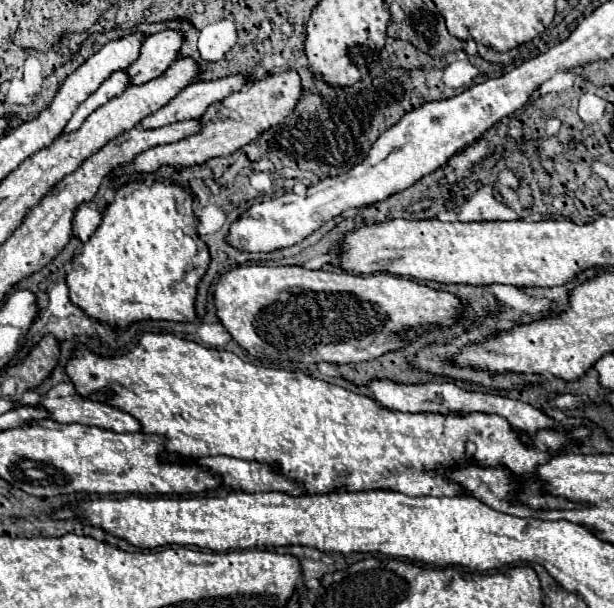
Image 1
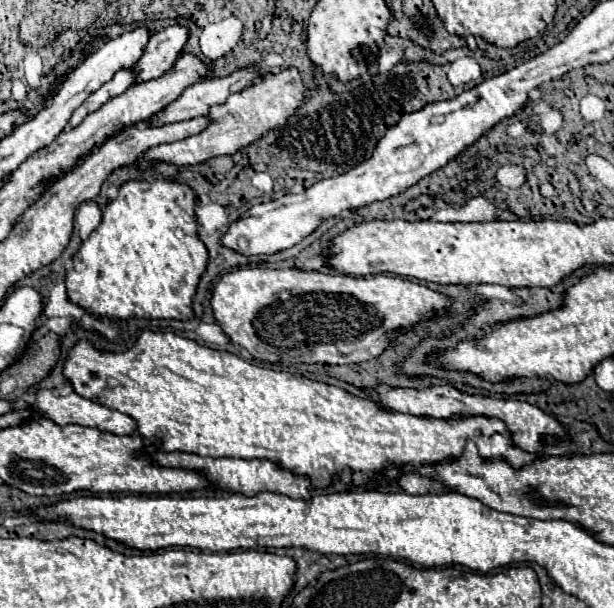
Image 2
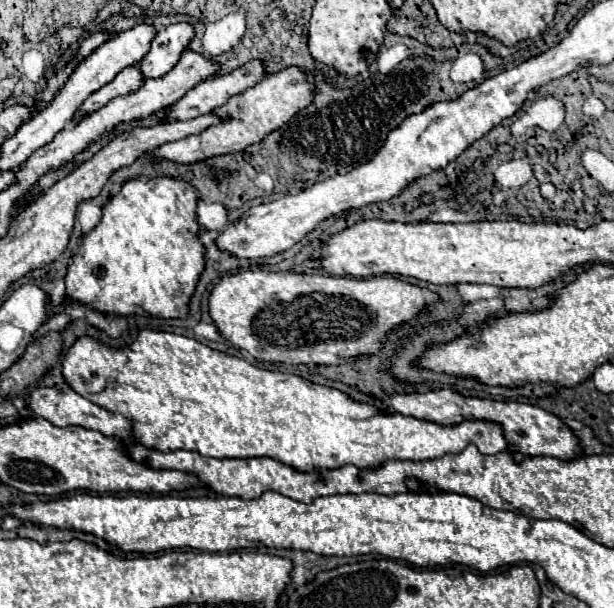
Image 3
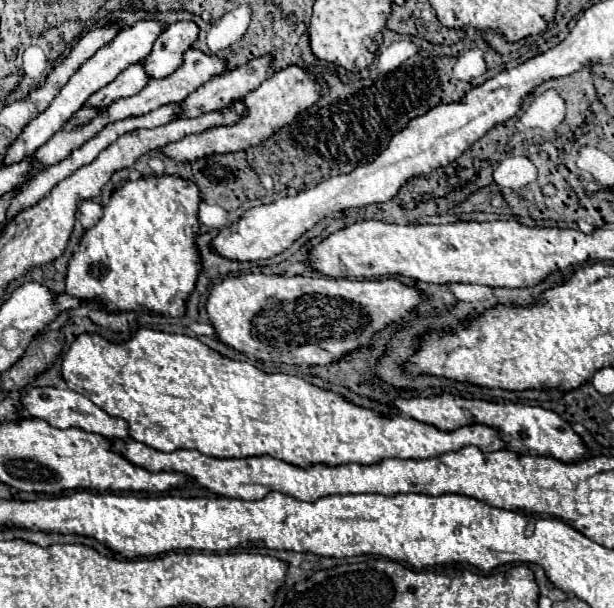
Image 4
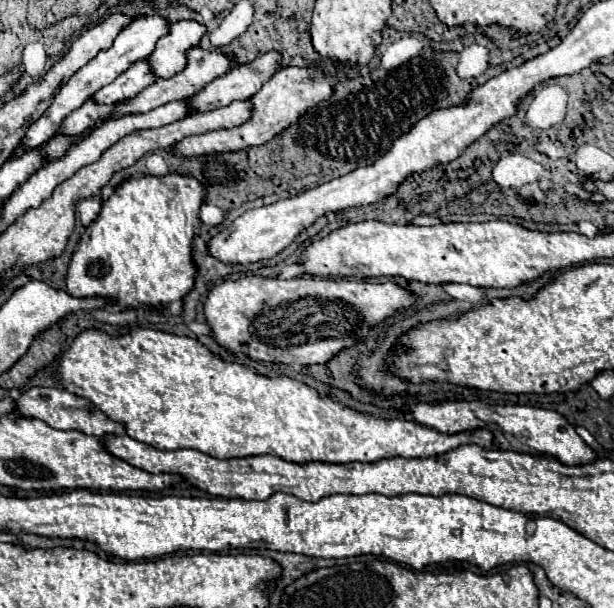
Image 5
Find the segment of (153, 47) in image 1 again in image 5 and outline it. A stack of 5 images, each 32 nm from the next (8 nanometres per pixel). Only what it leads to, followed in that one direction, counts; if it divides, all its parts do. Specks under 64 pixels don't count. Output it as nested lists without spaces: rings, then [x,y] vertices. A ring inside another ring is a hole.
[[[182,20],[170,26],[168,36],[160,38],[148,62],[158,78],[170,78],[186,68],[186,52],[200,44],[206,26],[196,20]]]

